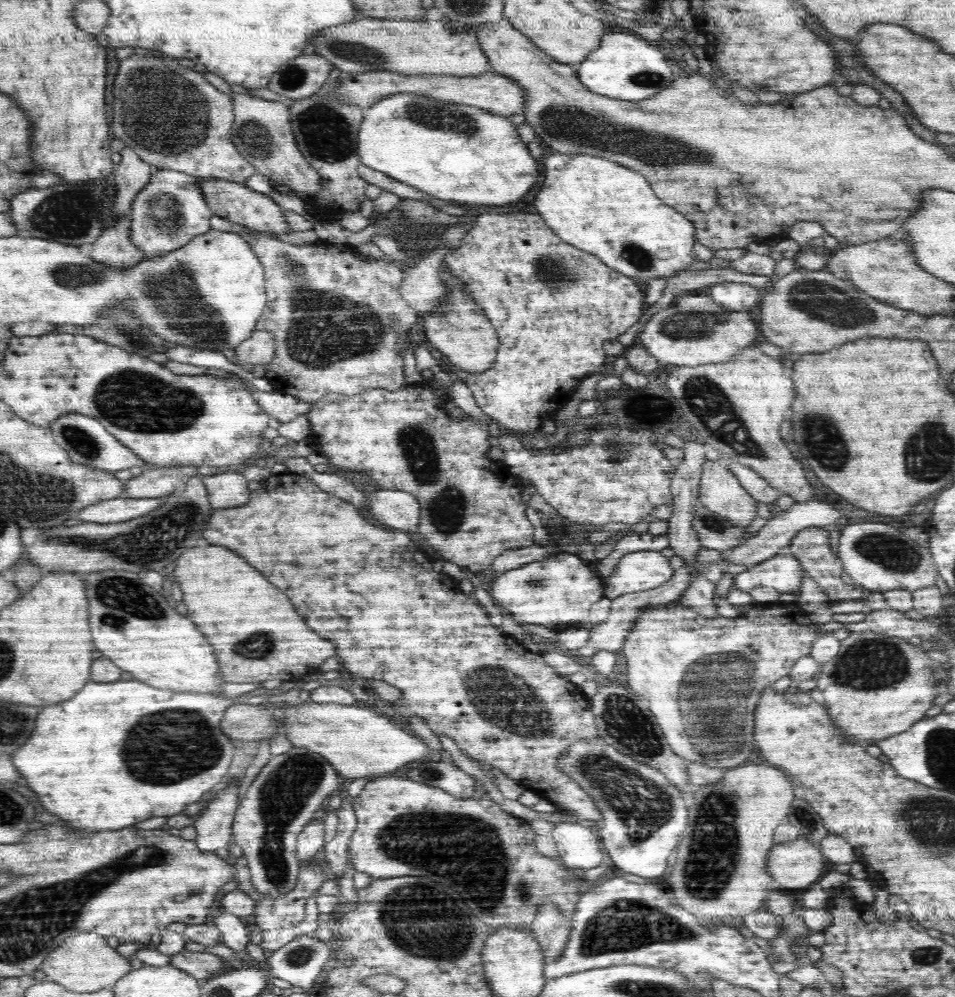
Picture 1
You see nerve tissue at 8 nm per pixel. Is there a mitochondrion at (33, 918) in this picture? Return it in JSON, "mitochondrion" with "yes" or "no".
{"mitochondrion":"yes"}

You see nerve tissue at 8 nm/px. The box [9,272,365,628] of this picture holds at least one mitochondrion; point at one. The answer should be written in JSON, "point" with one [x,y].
{"point":[127,398]}

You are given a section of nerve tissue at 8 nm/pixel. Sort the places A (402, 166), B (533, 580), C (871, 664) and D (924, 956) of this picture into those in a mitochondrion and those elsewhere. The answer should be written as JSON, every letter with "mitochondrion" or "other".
{"A":"other","B":"mitochondrion","C":"mitochondrion","D":"mitochondrion"}

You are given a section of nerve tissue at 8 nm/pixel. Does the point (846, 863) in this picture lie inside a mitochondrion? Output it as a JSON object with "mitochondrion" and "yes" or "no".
{"mitochondrion":"no"}

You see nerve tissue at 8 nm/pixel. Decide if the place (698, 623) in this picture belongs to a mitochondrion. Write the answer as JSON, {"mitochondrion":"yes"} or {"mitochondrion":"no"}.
{"mitochondrion":"no"}

